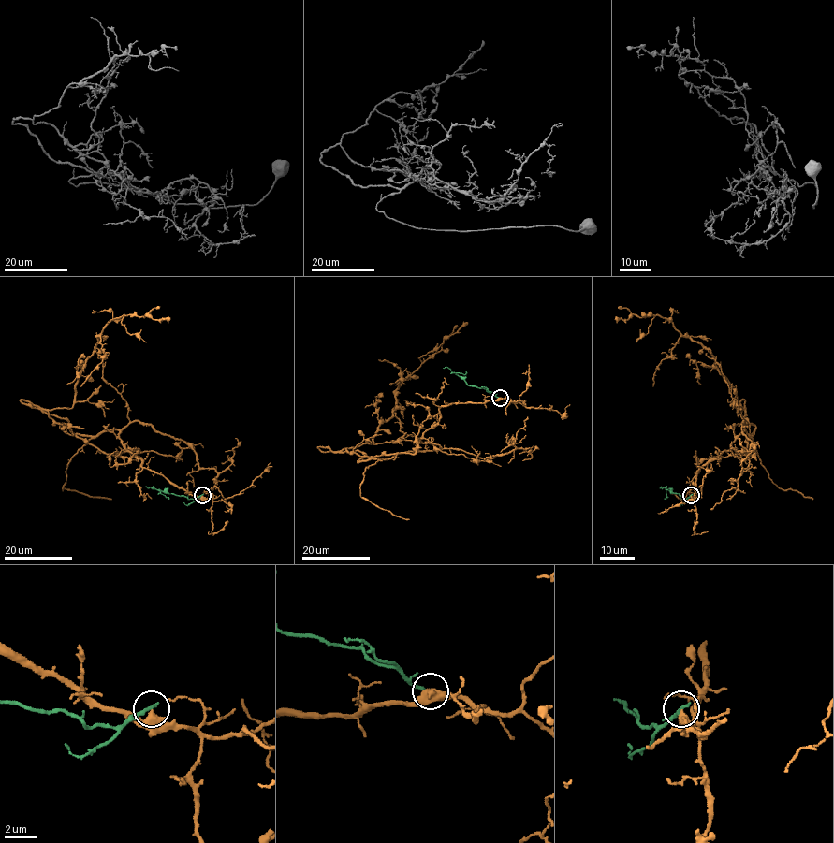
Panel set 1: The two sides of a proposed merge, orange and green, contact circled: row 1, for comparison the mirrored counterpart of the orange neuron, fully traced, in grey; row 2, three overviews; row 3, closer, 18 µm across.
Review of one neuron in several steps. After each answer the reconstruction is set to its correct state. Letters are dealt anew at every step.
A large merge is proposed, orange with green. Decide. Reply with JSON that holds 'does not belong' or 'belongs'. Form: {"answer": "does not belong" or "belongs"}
{"answer": "does not belong"}

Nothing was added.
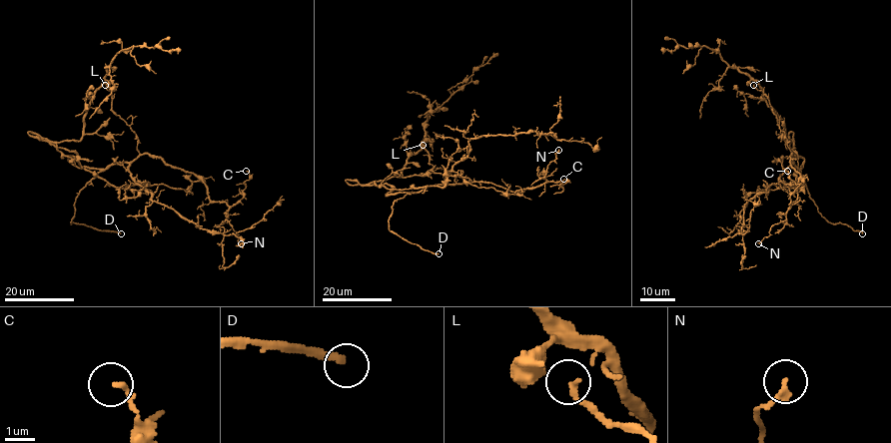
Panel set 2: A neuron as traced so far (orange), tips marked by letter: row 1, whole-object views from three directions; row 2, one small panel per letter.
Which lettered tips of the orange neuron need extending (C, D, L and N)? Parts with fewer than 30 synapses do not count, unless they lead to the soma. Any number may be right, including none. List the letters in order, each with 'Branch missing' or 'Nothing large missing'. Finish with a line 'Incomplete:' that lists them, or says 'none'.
C: Nothing large missing
D: Branch missing
L: Nothing large missing
N: Nothing large missing
Incomplete: D

